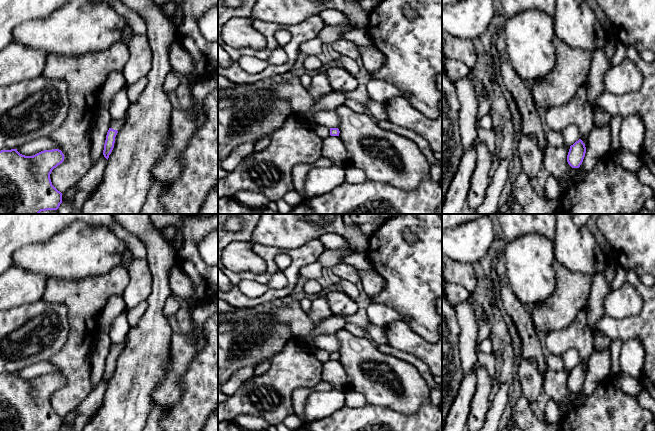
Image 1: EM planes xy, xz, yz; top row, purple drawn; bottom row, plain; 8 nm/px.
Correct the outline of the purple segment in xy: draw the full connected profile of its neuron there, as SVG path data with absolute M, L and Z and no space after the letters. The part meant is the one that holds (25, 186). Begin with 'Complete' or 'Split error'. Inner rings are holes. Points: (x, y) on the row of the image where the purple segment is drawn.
Complete. M17 149L0 151L0 214L39 214L57 210L62 193L51 182L50 174L64 161L59 149L44 150L33 156L20 154Z

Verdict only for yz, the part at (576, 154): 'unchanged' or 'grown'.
unchanged

